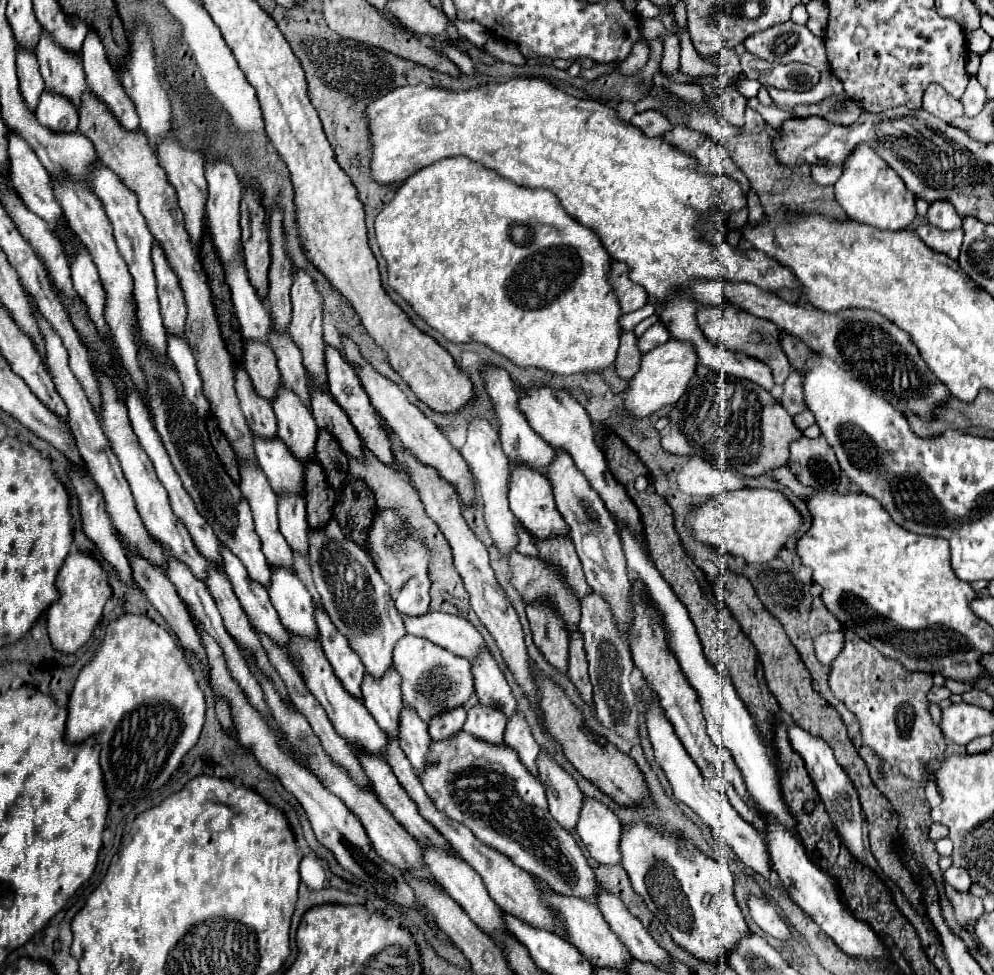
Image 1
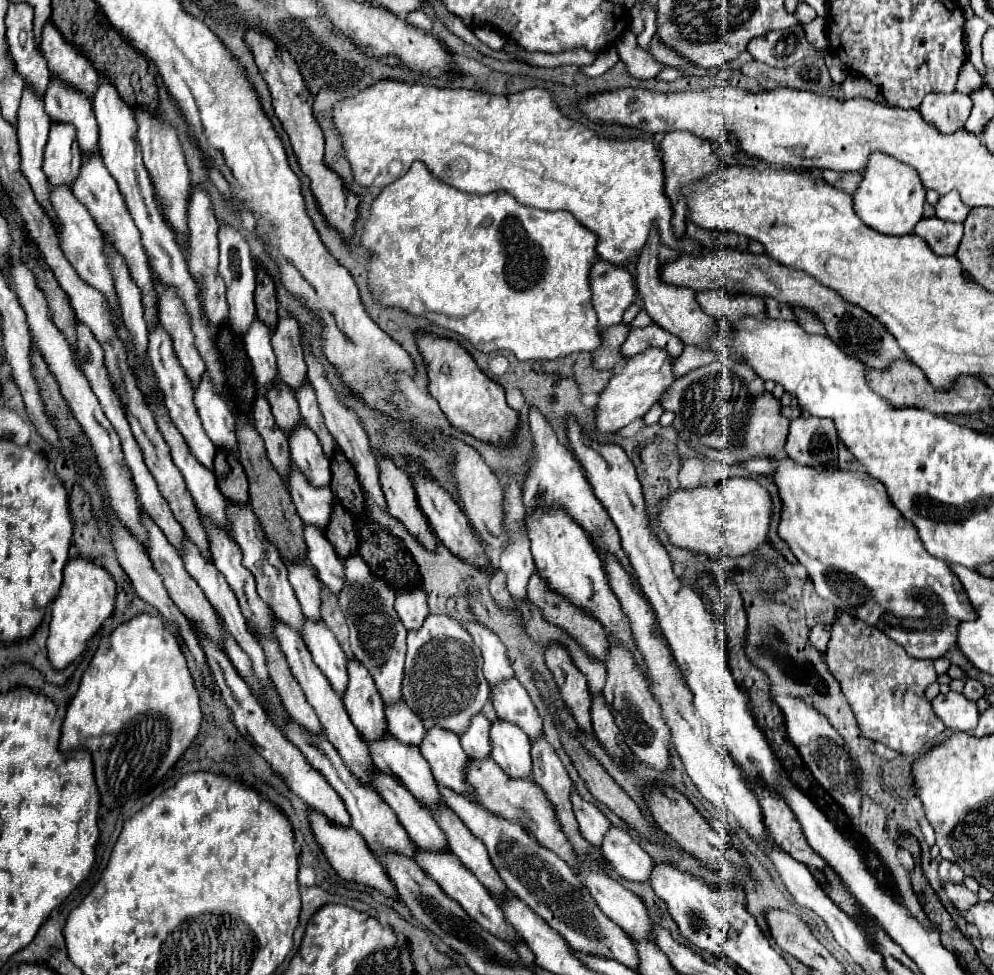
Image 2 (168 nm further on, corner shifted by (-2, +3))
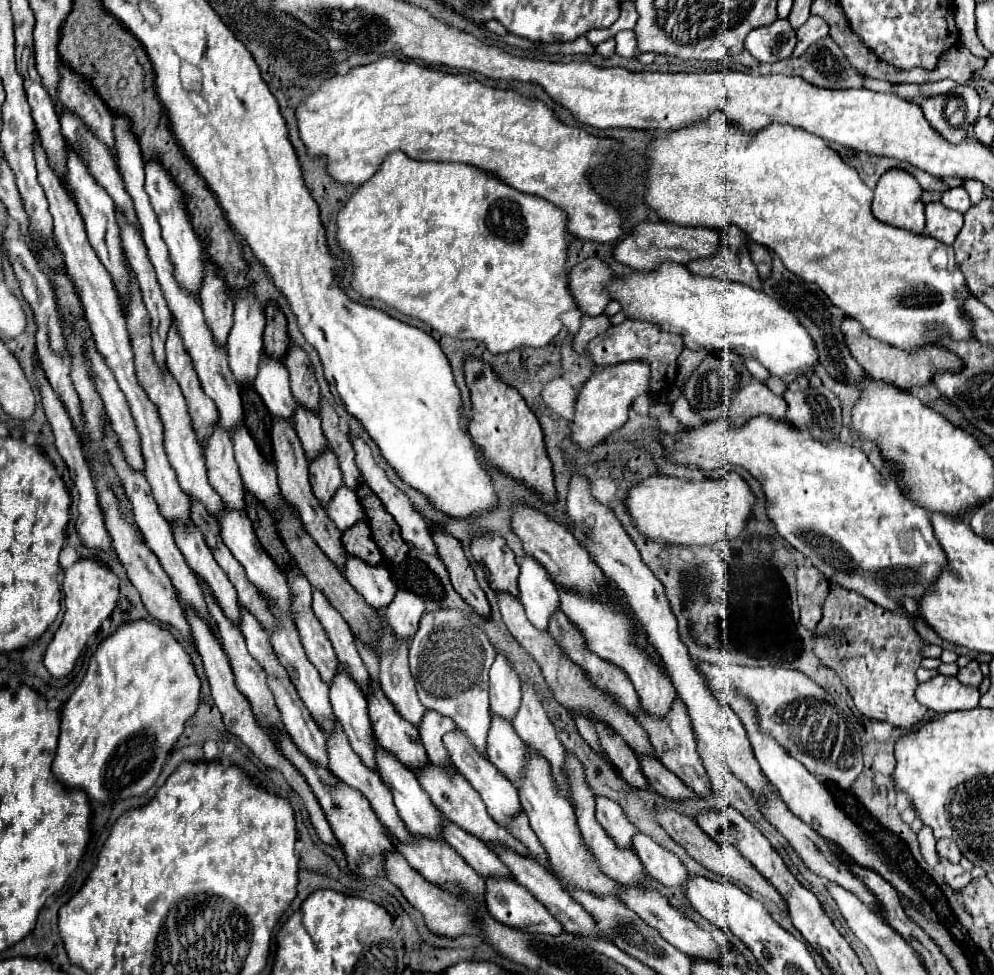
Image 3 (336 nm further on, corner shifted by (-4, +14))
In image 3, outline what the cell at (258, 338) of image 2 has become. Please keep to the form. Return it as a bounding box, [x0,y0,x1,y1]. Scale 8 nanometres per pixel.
[254,352,296,420]

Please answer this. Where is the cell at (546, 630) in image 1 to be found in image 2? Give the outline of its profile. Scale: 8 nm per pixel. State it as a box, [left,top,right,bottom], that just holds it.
[546,645,592,733]

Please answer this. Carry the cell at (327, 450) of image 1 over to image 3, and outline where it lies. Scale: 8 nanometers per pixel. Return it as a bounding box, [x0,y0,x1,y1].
[356,484,408,564]

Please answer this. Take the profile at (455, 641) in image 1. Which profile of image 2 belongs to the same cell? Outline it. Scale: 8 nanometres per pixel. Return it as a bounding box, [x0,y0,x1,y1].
[464,623,514,685]

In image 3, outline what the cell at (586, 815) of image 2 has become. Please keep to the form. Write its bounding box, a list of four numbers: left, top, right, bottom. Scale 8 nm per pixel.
[596,796,636,848]

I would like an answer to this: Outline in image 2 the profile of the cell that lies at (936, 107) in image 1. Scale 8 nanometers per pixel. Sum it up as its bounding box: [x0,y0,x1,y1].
[920,93,972,133]

